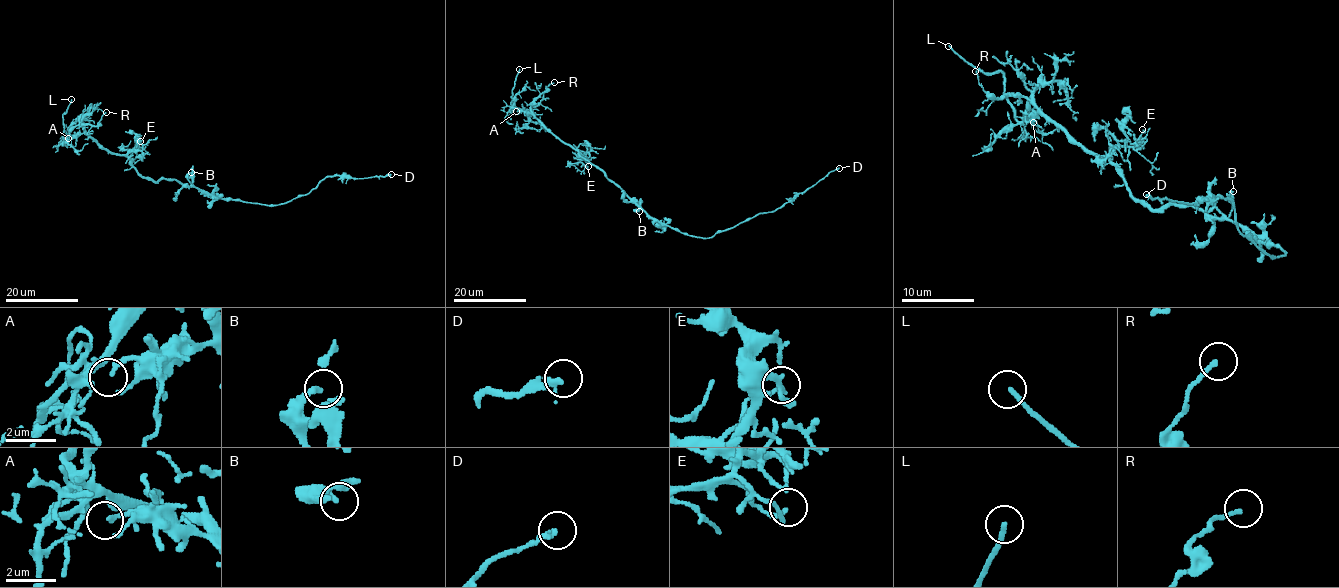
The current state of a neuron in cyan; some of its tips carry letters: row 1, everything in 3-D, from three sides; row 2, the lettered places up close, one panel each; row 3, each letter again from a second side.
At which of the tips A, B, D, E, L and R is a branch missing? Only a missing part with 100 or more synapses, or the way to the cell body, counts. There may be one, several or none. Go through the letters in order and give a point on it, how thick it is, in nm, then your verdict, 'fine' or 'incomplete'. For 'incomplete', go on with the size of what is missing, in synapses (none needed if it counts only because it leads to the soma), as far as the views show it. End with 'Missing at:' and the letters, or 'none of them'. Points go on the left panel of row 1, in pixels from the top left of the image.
A: place (68, 138); calibre 180 nm; fine
B: place (191, 172); calibre 220 nm; fine
D: place (391, 174); calibre 240 nm; fine
E: place (140, 141); calibre 180 nm; fine
L: place (71, 99); calibre 170 nm; incomplete
R: place (106, 112); calibre 150 nm; fine
Missing at: L

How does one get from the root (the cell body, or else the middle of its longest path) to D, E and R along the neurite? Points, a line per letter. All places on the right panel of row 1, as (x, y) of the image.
D: (1222, 220), (1285, 252), (1271, 256), (1247, 238), (1236, 227), (1231, 200), (1186, 203), (1146, 194)
E: (1222, 220), (1211, 220), (1191, 205), (1151, 209), (1129, 193), (1111, 151), (1131, 147), (1142, 129)
R: (1222, 220), (1191, 205), (1151, 209), (1138, 202), (1108, 158), (1082, 149), (1026, 98), (991, 98), (975, 71)

